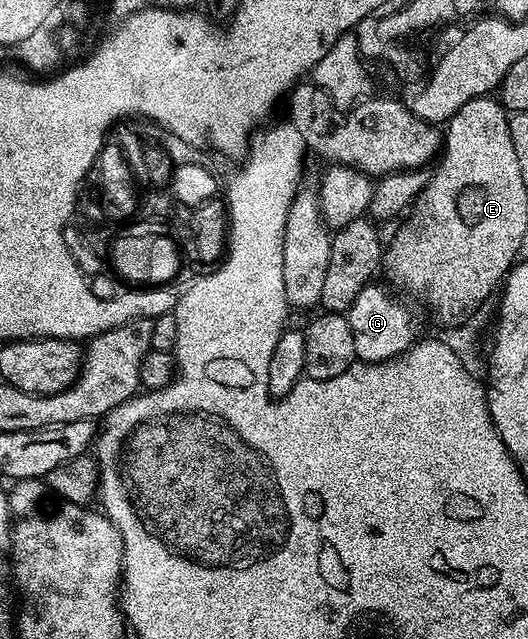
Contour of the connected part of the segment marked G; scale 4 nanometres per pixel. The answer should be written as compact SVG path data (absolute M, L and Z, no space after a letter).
M369 283L365 289L358 291L358 299L349 307L346 314L350 323L350 331L354 331L354 351L356 361L390 361L399 357L417 340L416 317L408 305L399 301L383 284Z

